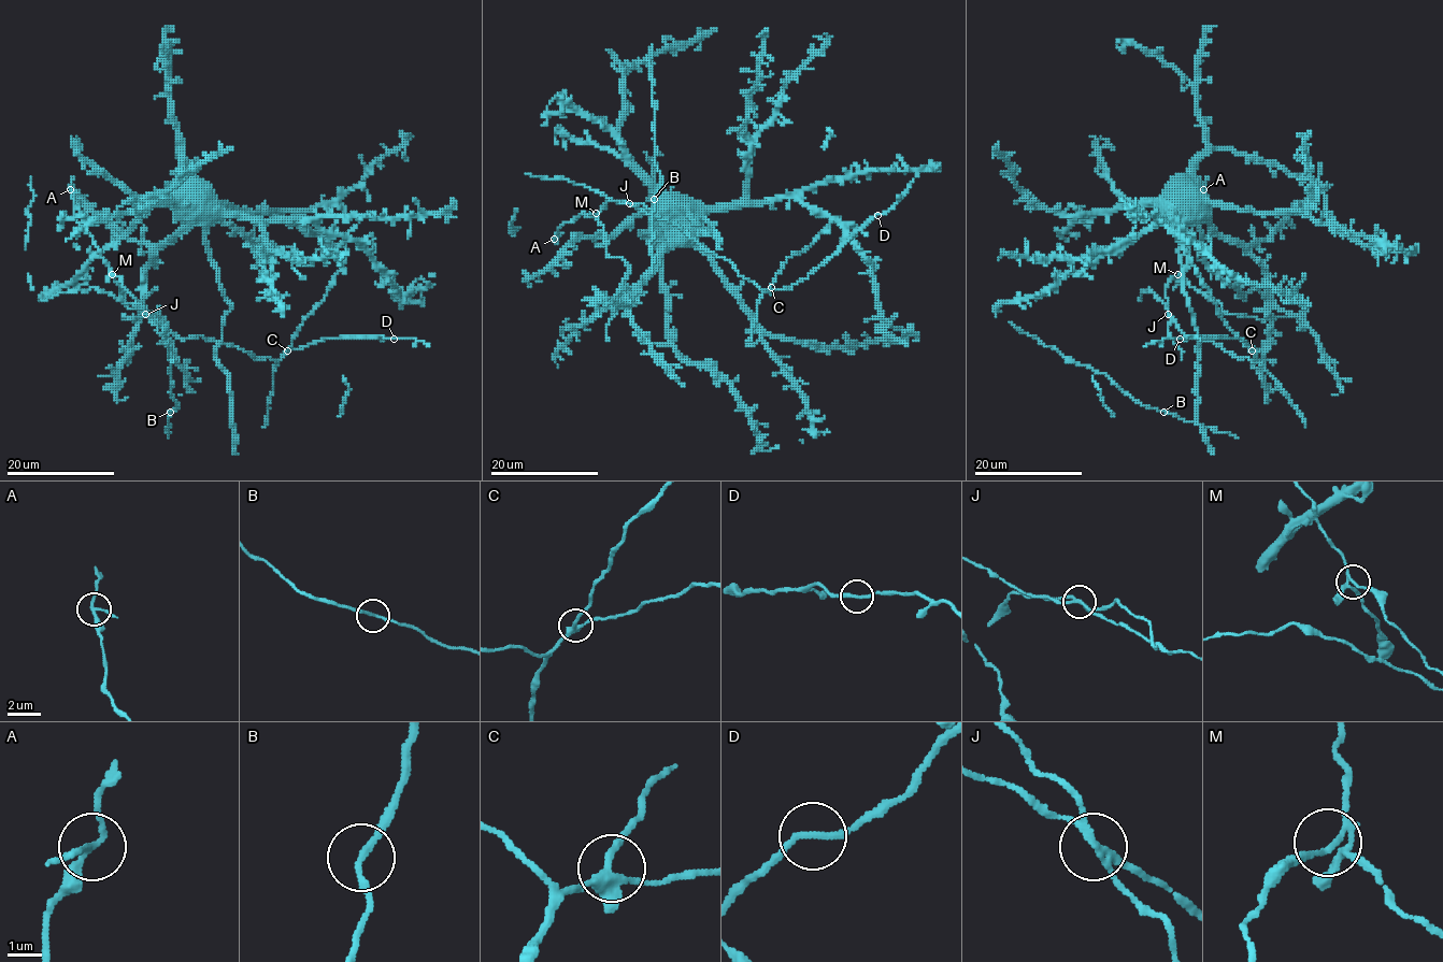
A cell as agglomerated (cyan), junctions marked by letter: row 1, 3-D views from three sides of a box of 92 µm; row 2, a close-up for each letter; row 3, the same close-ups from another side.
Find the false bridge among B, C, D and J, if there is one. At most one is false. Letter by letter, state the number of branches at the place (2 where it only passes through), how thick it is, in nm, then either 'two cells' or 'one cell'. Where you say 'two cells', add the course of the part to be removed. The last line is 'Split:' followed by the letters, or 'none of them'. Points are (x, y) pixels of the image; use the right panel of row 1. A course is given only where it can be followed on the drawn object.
B: branches 2; calibre 170 nm; one cell
C: branches 4; calibre 280 nm; one cell
D: branches 2; calibre 200 nm; one cell
J: branches 4; calibre 180 nm; two cells; course (1167, 313), (1165, 288), (1177, 275), (1205, 291), (1223, 310), (1265, 320), (1291, 316), (1305, 320)
Split: J

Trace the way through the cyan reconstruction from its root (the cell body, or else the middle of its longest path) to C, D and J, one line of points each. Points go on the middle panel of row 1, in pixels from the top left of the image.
C: (668, 204), (671, 243), (617, 306), (630, 268), (606, 254), (609, 200), (771, 287)
D: (668, 204), (671, 243), (617, 306), (609, 200), (762, 290), (877, 215)
J: (668, 204), (659, 227), (671, 243), (617, 306), (630, 268), (606, 254), (596, 216), (609, 200), (630, 202)

